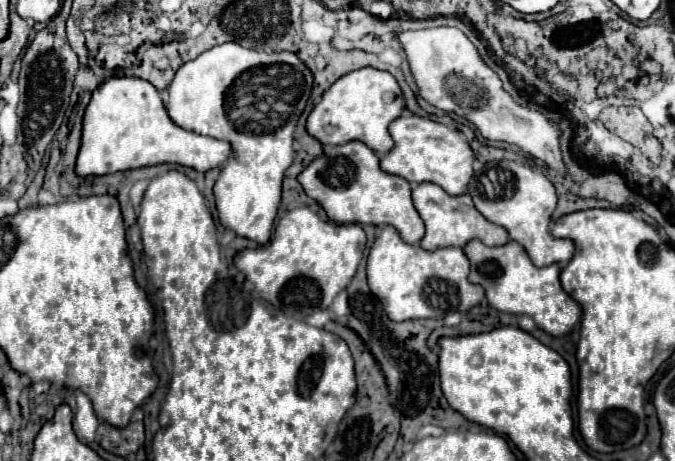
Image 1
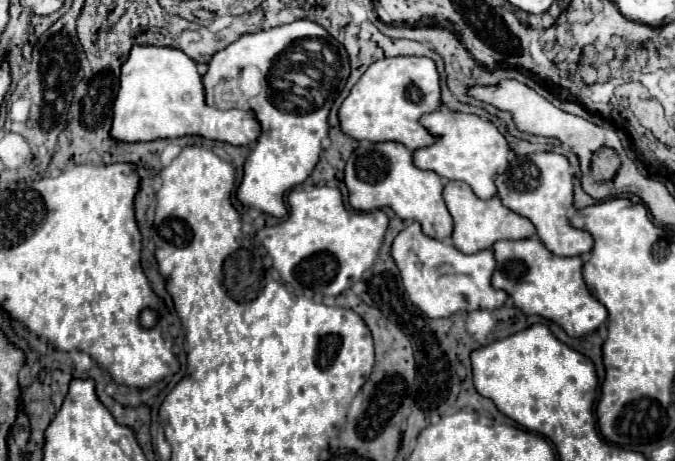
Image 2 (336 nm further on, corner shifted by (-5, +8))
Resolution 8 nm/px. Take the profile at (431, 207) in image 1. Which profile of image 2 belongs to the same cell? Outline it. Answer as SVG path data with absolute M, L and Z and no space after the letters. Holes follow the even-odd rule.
M447 181L443 189L443 199L455 221L451 239L453 239L453 245L461 253L479 253L481 249L491 249L493 243L501 239L519 241L519 239L529 239L535 235L535 225L527 217L521 217L515 211L507 209L499 197L491 197L487 201L479 199L473 193L473 189L469 189L469 185L465 185L463 181Z

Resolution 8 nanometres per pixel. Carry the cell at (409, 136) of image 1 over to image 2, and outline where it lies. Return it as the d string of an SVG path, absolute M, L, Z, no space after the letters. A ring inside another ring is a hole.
M439 109L439 111L433 111L429 115L423 115L421 117L421 125L427 127L433 135L439 135L439 141L435 141L433 145L429 147L423 147L423 149L417 149L413 153L413 161L419 169L429 169L429 171L435 171L437 175L445 177L445 179L455 179L455 181L463 181L467 183L473 193L479 197L479 199L489 199L489 197L495 197L497 195L497 187L495 187L495 177L501 175L507 167L509 167L509 143L507 139L503 137L503 133L487 119L481 119L479 115L473 115L473 113L459 113L459 111L449 111L449 109Z

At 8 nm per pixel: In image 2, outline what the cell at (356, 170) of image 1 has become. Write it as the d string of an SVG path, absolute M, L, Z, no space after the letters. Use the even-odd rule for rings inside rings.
M395 141L361 143L347 161L345 183L349 187L349 203L357 211L373 211L373 209L391 207L397 213L397 217L401 217L403 221L419 221L423 227L423 233L433 239L445 241L453 233L453 217L447 211L447 205L443 201L443 179L433 171L423 171L423 169L415 167L413 151L405 149L405 145L401 145L401 143L395 143Z

